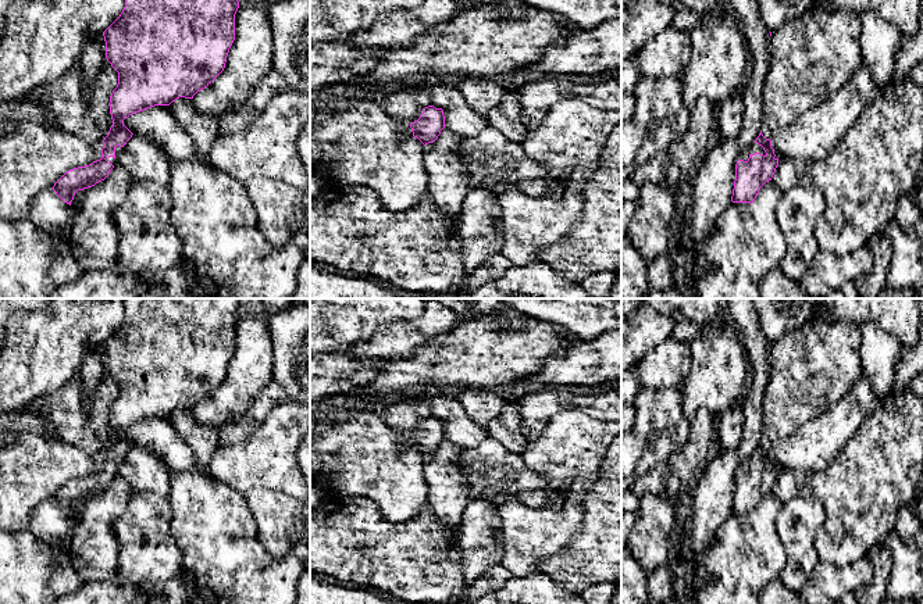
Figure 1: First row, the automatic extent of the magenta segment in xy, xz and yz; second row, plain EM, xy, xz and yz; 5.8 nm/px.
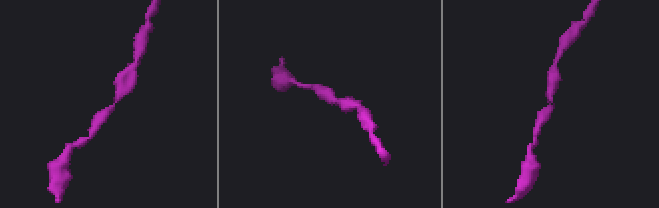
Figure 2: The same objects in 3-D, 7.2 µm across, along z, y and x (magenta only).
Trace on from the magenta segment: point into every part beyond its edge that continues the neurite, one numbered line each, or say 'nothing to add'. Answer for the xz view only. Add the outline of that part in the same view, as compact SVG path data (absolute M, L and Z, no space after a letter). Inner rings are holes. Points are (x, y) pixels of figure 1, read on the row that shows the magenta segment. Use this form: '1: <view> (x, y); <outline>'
nothing to add

